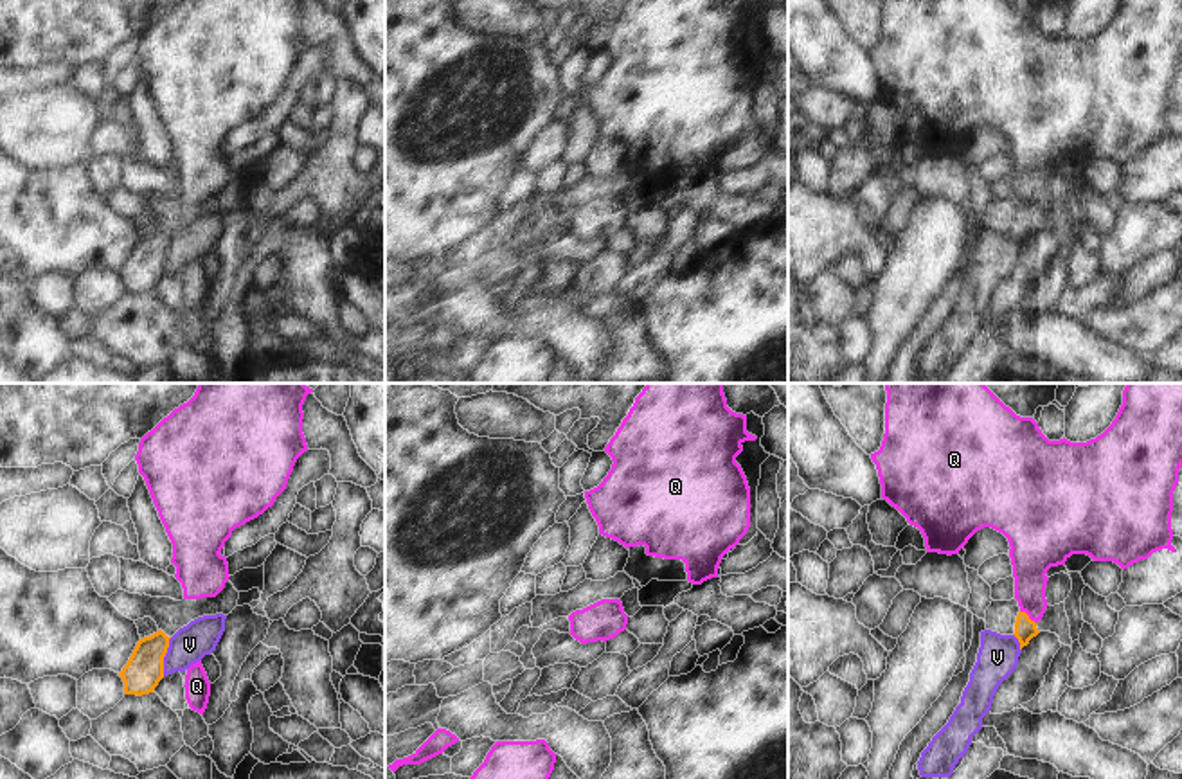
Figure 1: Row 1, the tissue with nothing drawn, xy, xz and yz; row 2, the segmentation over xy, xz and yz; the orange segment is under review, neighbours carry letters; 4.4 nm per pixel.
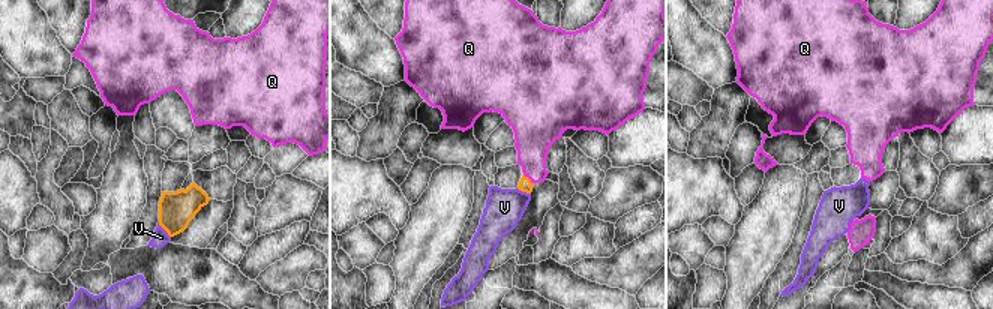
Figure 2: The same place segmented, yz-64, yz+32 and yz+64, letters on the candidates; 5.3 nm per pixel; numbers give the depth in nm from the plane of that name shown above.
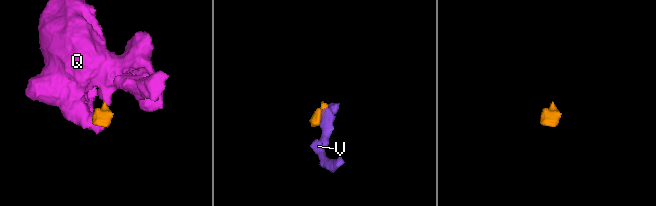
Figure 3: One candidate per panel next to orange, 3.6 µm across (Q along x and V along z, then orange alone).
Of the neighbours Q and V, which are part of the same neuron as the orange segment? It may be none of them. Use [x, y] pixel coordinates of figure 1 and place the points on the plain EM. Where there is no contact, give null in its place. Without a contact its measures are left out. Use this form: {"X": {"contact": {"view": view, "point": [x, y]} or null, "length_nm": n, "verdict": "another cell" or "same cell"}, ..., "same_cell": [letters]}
{"Q": {"contact": {"view": "yz", "point": [1028, 213]}, "length_nm": 90, "verdict": "same cell"}, "V": {"contact": {"view": "xy", "point": [164, 252]}, "length_nm": 180, "verdict": "another cell"}, "same_cell": ["Q"]}

